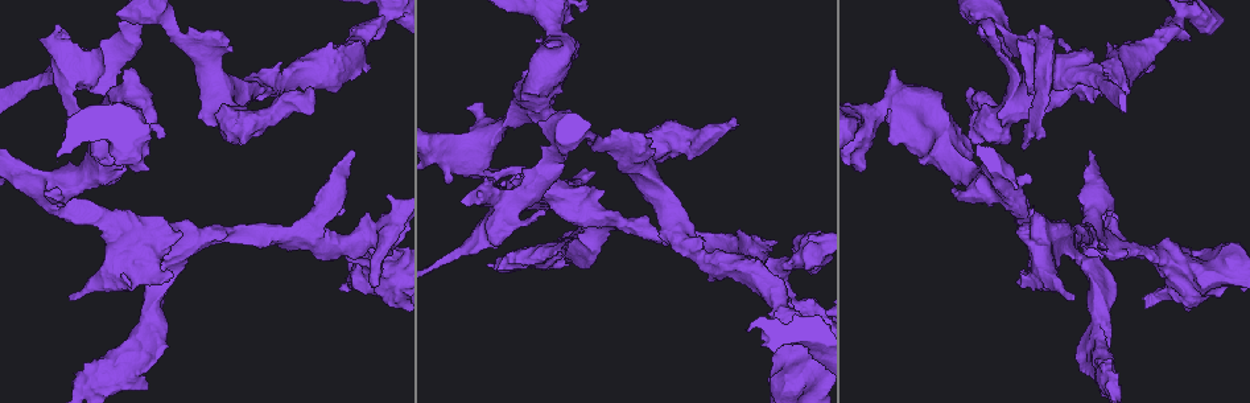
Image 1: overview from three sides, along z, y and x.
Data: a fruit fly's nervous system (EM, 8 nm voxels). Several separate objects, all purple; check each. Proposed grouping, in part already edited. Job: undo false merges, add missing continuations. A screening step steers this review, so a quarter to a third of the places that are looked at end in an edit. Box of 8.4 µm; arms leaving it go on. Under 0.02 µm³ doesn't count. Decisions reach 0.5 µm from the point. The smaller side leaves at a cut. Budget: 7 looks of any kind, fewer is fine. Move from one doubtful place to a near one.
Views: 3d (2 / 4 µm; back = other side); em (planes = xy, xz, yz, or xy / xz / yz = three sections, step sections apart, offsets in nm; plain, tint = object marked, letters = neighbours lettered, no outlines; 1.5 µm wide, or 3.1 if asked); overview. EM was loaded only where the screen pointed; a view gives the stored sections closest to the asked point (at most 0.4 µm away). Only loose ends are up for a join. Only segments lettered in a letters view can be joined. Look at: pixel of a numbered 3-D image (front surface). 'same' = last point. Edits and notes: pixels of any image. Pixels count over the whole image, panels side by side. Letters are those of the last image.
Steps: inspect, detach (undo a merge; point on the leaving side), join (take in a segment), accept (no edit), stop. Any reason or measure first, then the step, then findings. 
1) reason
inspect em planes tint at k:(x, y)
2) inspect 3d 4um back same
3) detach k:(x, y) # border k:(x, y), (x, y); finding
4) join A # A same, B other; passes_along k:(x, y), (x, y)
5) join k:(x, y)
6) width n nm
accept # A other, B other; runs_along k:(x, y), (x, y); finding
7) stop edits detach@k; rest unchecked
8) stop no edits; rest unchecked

inspect em planes letters at 1:(725, 267)

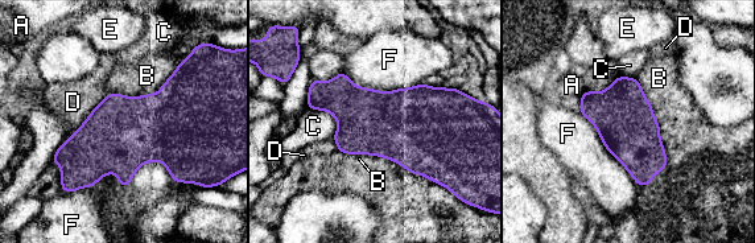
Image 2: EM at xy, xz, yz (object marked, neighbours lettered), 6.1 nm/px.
width 360 nm
accept # A other, B other, C other, D other, E other, F other; one neuron here

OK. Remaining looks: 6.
three-way junction
inspect em planes letters at 1:(623, 222)

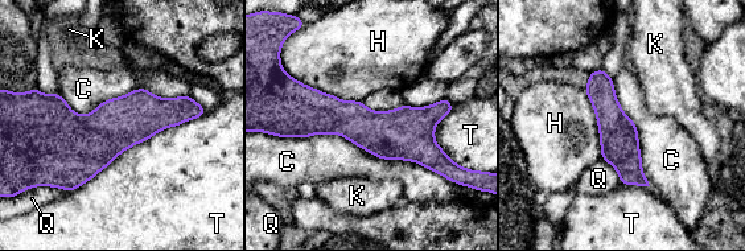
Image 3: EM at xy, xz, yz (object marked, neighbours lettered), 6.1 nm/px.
accept # C other, H other, K other, Q other, T other; border 3:(361, 101), (371, 110), (404, 105); one neuron here

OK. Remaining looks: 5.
abrupt turn
inspect em yz step 8 letters at 1:(997, 20)

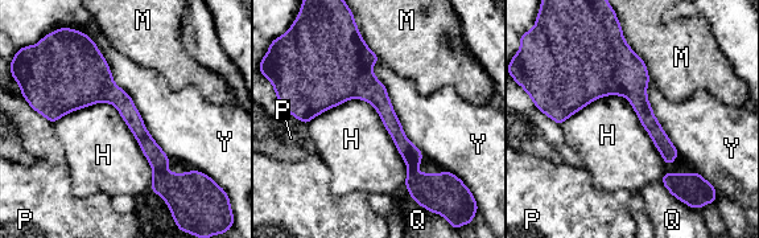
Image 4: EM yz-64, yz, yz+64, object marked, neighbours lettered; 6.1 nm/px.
accept # H other, M other, P other, Q other, Y other; one neuron here

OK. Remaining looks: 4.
stop no edits; rest unchecked

